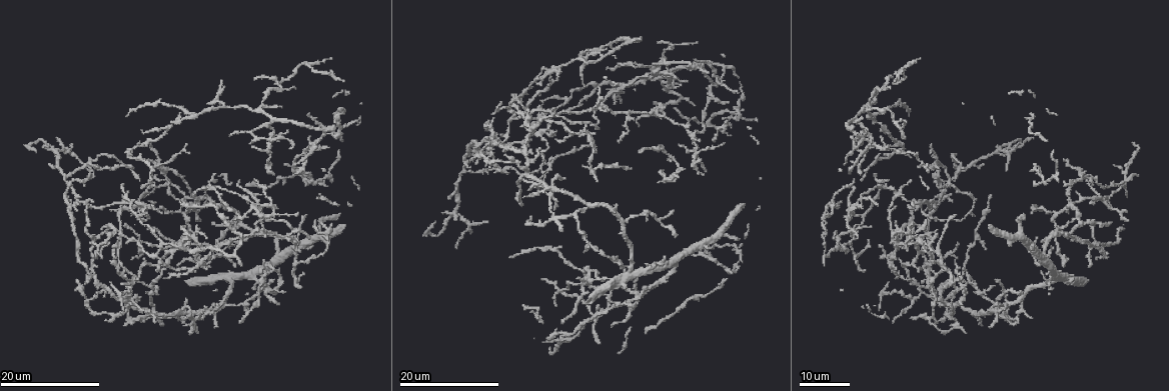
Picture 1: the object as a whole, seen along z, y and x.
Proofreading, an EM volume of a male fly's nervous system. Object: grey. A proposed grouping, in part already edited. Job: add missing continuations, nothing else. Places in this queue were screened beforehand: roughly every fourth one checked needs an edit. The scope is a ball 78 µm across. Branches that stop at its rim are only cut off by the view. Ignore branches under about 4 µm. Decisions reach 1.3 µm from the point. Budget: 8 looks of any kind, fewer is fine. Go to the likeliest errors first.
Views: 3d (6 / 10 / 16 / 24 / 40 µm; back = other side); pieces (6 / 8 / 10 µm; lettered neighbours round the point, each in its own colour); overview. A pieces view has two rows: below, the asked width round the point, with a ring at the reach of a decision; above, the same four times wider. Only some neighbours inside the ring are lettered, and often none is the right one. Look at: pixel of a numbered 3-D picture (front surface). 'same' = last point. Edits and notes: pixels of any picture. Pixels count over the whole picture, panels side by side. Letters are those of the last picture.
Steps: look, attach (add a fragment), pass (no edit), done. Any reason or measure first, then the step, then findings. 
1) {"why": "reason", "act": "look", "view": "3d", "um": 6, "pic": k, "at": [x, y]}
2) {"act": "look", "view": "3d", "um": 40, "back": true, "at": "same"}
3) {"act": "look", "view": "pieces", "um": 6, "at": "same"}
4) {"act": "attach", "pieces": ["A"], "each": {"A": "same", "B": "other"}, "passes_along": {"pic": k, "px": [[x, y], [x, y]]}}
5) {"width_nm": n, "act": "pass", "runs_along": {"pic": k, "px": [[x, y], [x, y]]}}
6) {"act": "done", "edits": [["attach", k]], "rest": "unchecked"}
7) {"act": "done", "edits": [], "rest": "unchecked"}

{"why": "long arm stops here", "act": "look", "view": "3d", "um": 16, "pic": 1, "at": [887, 184]}

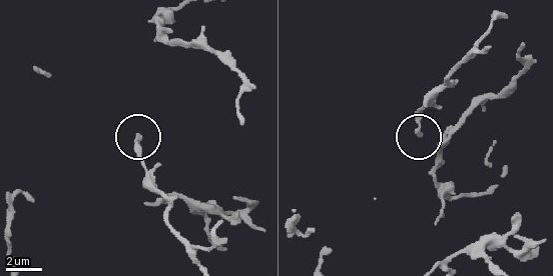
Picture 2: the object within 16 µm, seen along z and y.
{"act": "look", "view": "pieces", "um": 6, "pic": 2, "at": [421, 132]}

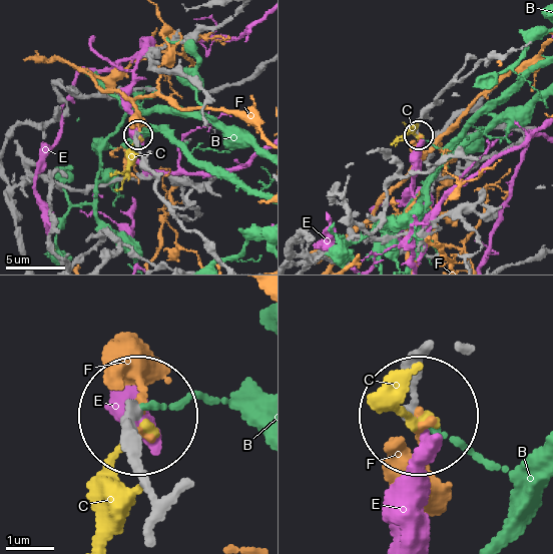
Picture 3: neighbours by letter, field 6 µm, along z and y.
{"act": "pass", "each": {"B": "other", "C": "other", "E": "other", "F": "other"}, "runs_along": {"pic": 3, "px": [[424, 351], [412, 406]]}, "found": "no lettered fragment goes on from it"}

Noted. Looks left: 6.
{"why": "tapers out", "act": "look", "view": "3d", "um": 24, "pic": 1, "at": [935, 230]}

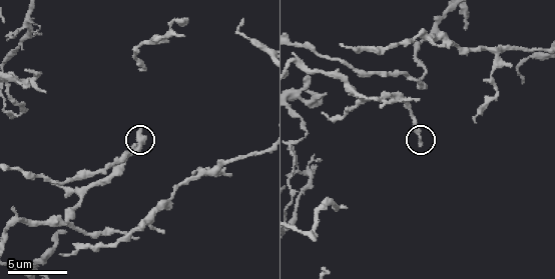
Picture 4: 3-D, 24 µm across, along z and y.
{"act": "look", "view": "pieces", "um": 6, "pic": 4, "at": [421, 145]}

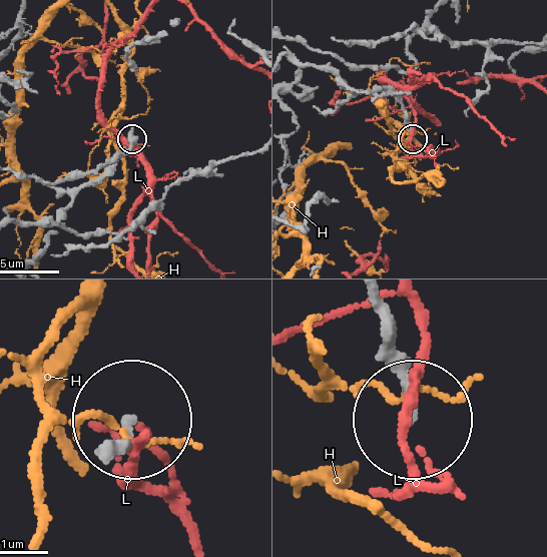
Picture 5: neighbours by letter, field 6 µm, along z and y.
{"act": "pass", "each": {"H": "other", "L": "other"}, "found": "none of them fits"}

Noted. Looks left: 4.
{"why": "an open end", "act": "look", "view": "3d", "um": 24, "pic": 1, "at": [272, 175]}

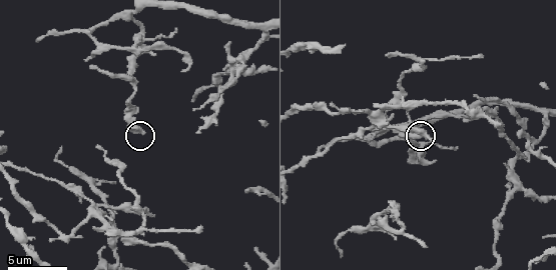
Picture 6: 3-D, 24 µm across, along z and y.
{"act": "look", "view": "pieces", "um": 8, "pic": 6, "at": [142, 130]}

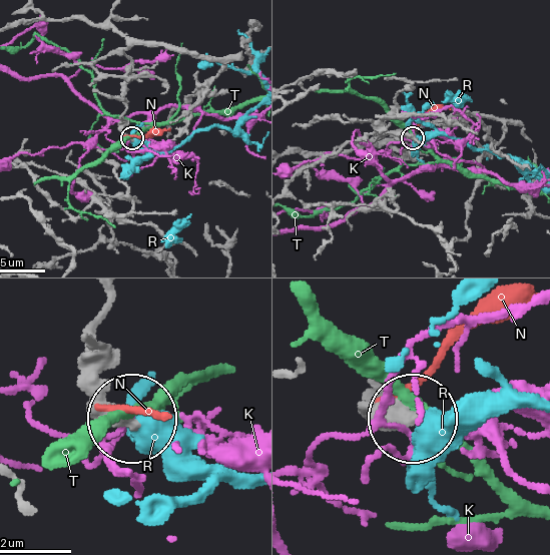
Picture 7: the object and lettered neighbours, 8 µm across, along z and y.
{"act": "pass", "each": {"K": "other", "N": "other", "R": "other", "T": "other"}, "found": "none of them fits"}

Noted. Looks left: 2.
{"why": "branch stops here", "act": "look", "view": "3d", "um": 16, "pic": 1, "at": [608, 68]}

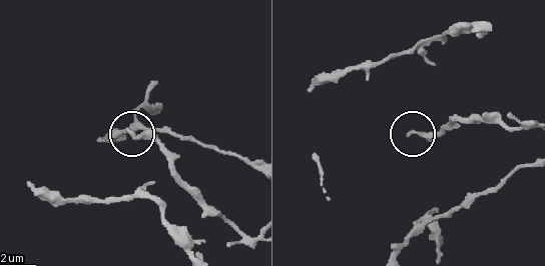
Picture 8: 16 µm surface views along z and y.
{"why": "see the neighbours", "act": "look", "view": "pieces", "um": 10, "pic": 8, "at": [127, 131]}

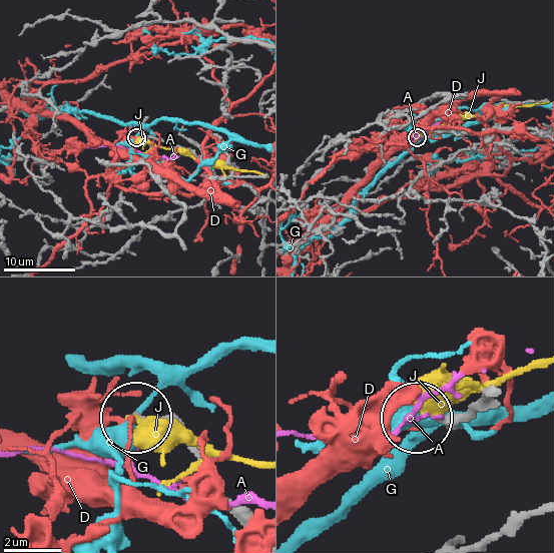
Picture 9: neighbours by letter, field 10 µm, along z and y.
{"act": "pass", "each": {"A": "other", "D": "other", "G": "other", "J": "other"}, "found": "no lettered fragment goes on from it"}

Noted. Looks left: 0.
{"act": "done", "edits": [], "rest": "unchecked"}

